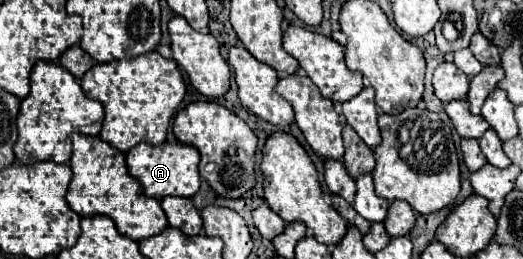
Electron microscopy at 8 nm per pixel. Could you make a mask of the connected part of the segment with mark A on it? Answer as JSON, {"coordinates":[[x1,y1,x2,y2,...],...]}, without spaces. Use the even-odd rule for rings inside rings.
{"coordinates":[[142,143,130,149,130,153,126,153,128,173,142,185,144,193,154,199,162,199,168,195,192,197,200,189,198,163,200,163,200,153,194,147,182,143,166,143,160,147]]}

